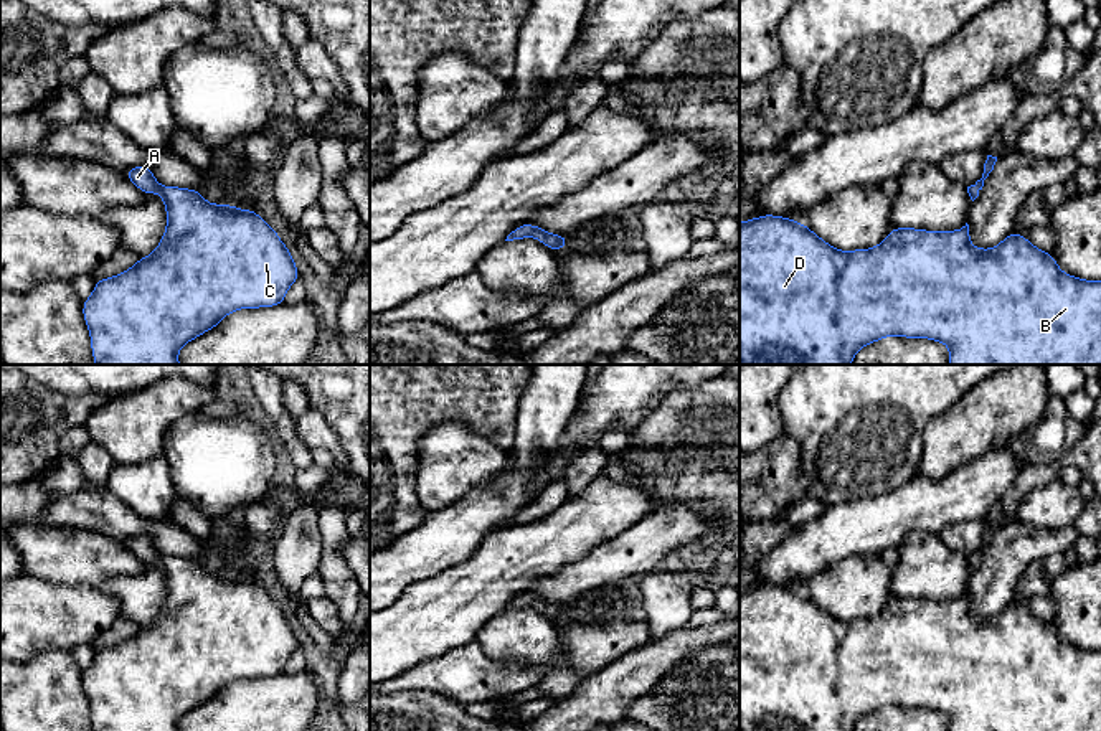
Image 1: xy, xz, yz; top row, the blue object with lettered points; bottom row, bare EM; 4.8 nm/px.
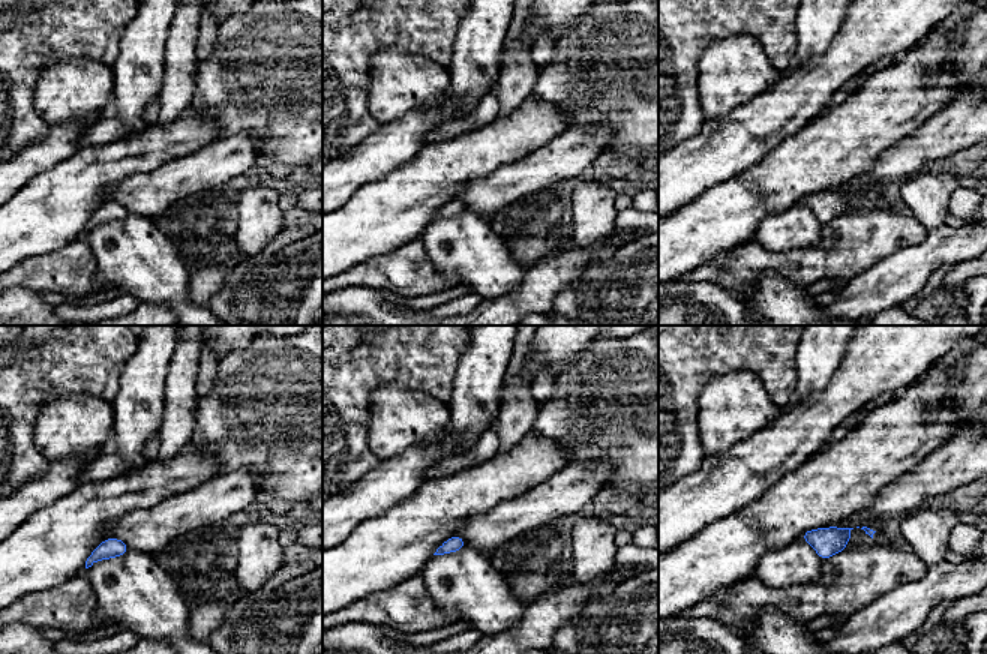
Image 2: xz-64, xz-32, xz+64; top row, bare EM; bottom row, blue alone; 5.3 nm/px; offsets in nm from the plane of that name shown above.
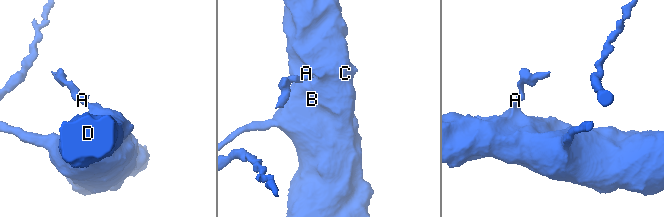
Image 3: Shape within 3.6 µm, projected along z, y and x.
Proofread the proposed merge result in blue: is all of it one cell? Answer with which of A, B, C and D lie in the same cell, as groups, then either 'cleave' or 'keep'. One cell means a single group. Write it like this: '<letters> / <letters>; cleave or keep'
A B C D; keep

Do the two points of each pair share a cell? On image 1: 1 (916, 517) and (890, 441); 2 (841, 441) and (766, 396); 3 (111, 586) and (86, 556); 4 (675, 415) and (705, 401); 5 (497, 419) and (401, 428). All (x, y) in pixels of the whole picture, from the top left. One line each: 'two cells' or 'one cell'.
1: two cells
2: two cells
3: two cells
4: one cell
5: one cell

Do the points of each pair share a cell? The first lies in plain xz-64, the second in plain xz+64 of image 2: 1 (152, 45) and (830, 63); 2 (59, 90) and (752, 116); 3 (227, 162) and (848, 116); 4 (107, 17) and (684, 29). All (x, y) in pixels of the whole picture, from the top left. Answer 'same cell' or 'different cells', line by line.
1: different cells
2: different cells
3: different cells
4: same cell

